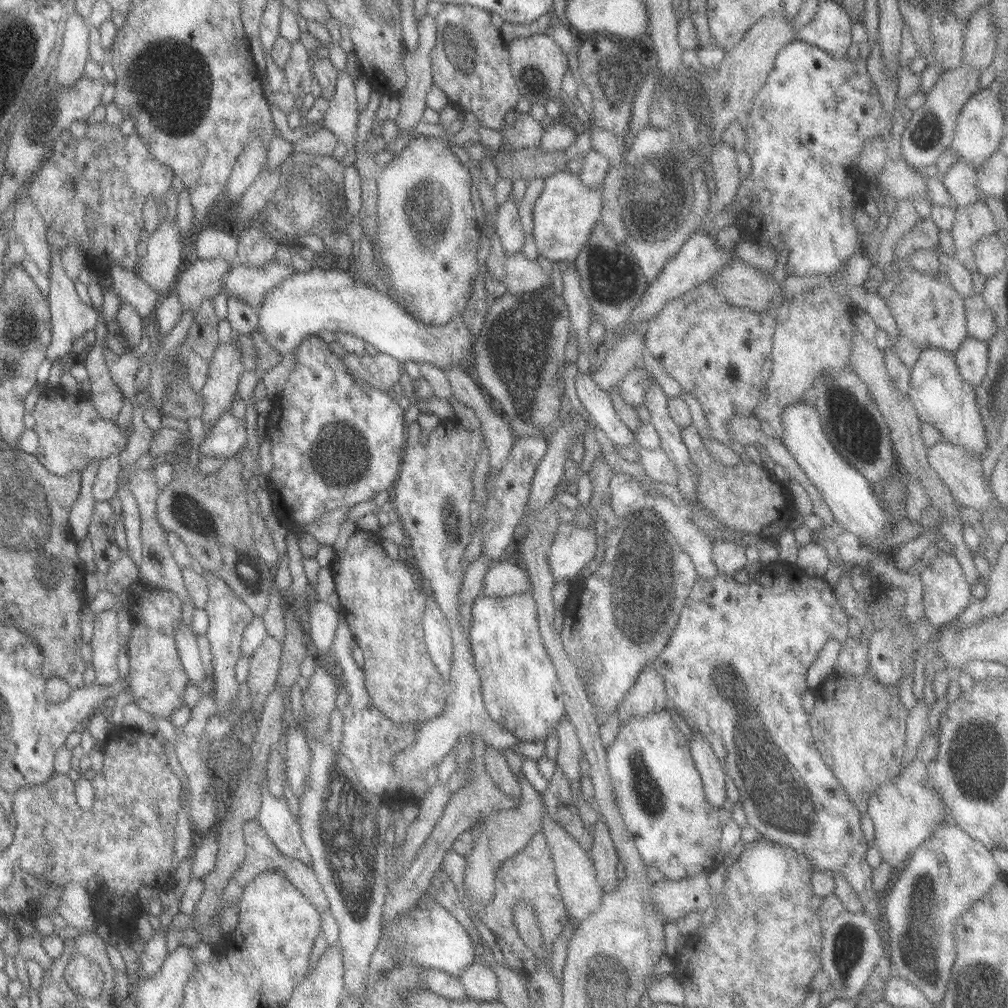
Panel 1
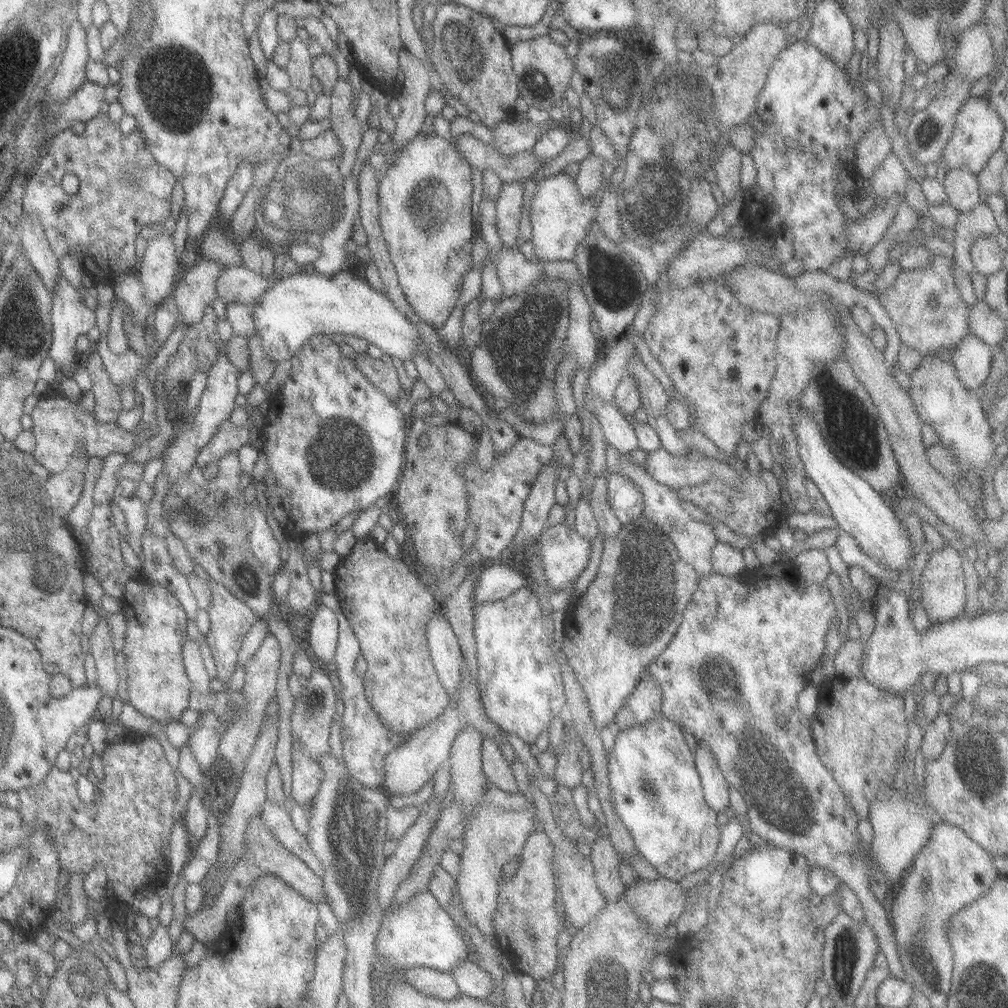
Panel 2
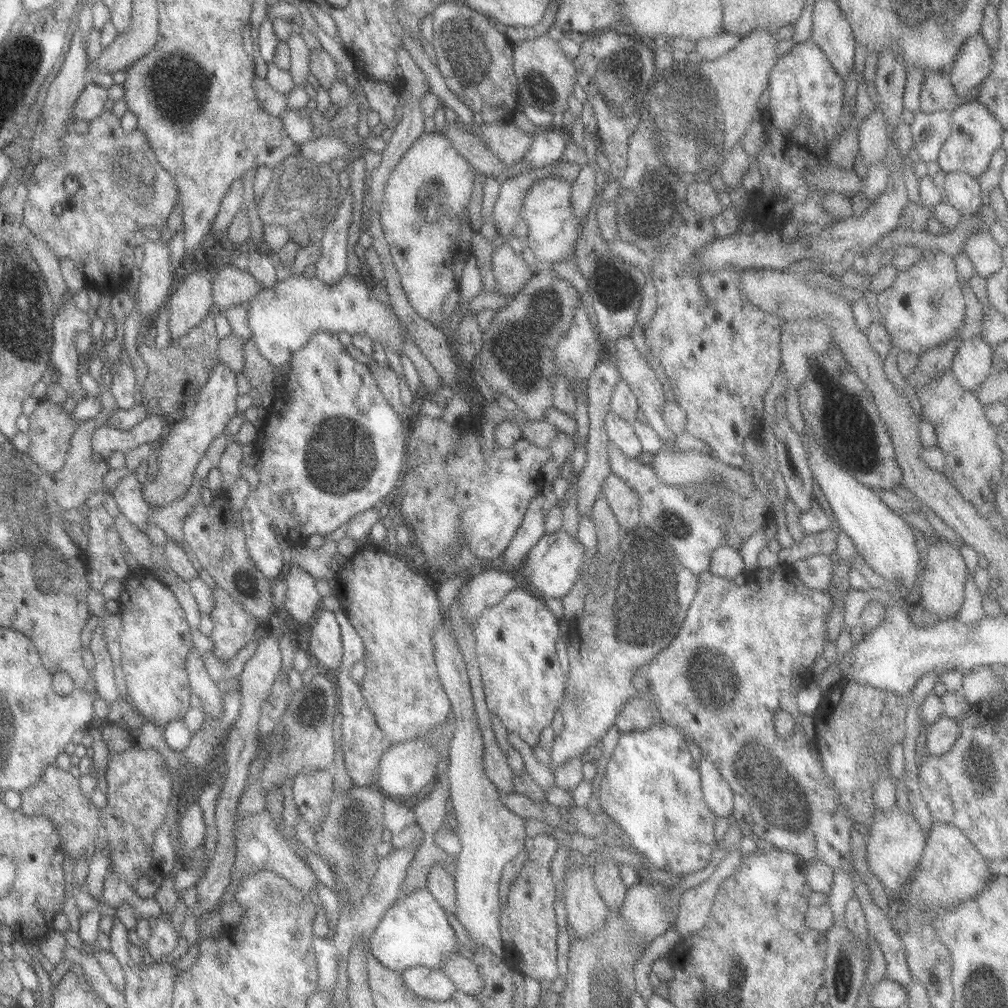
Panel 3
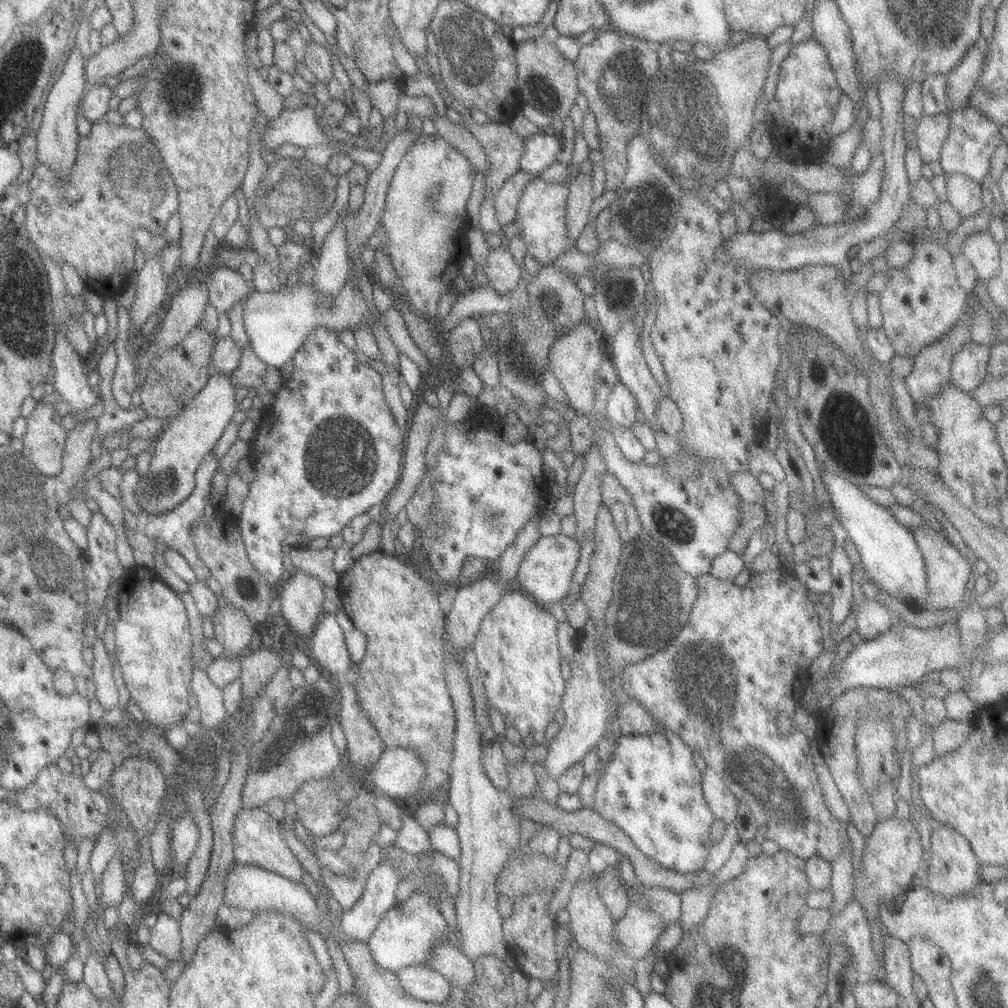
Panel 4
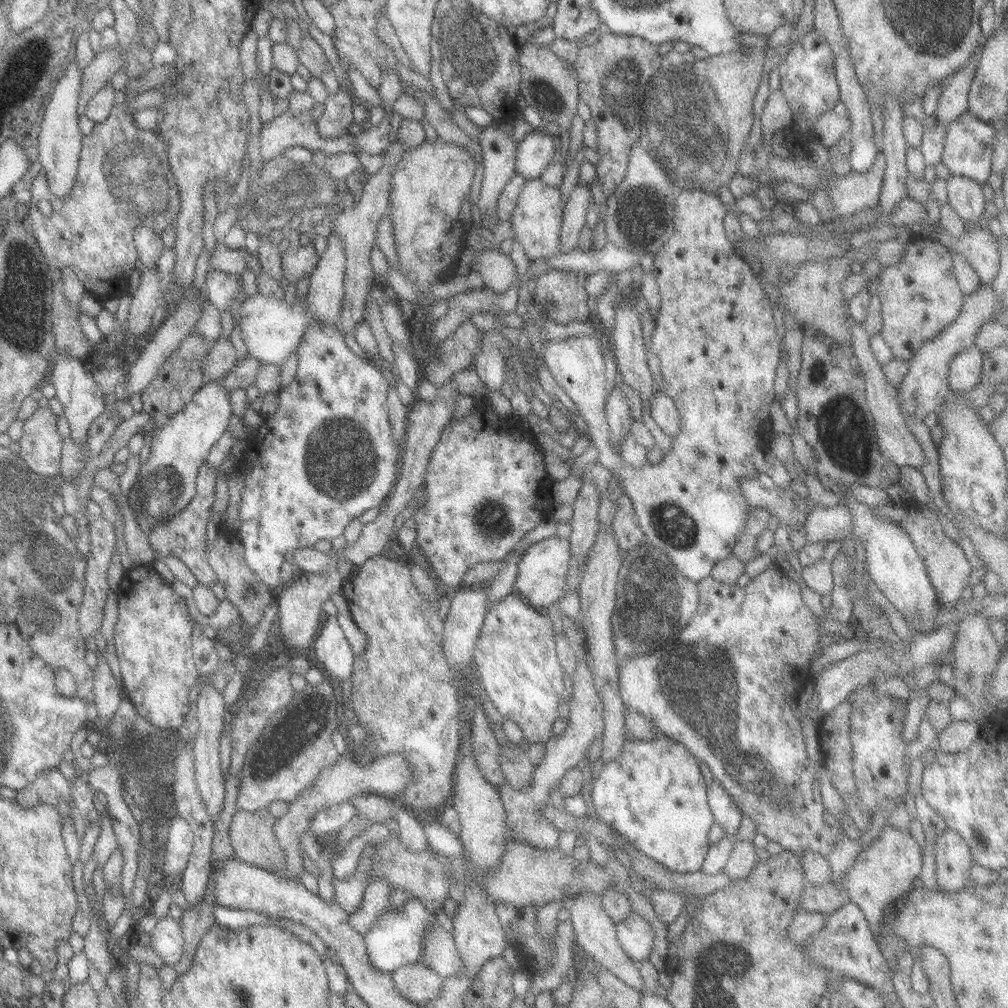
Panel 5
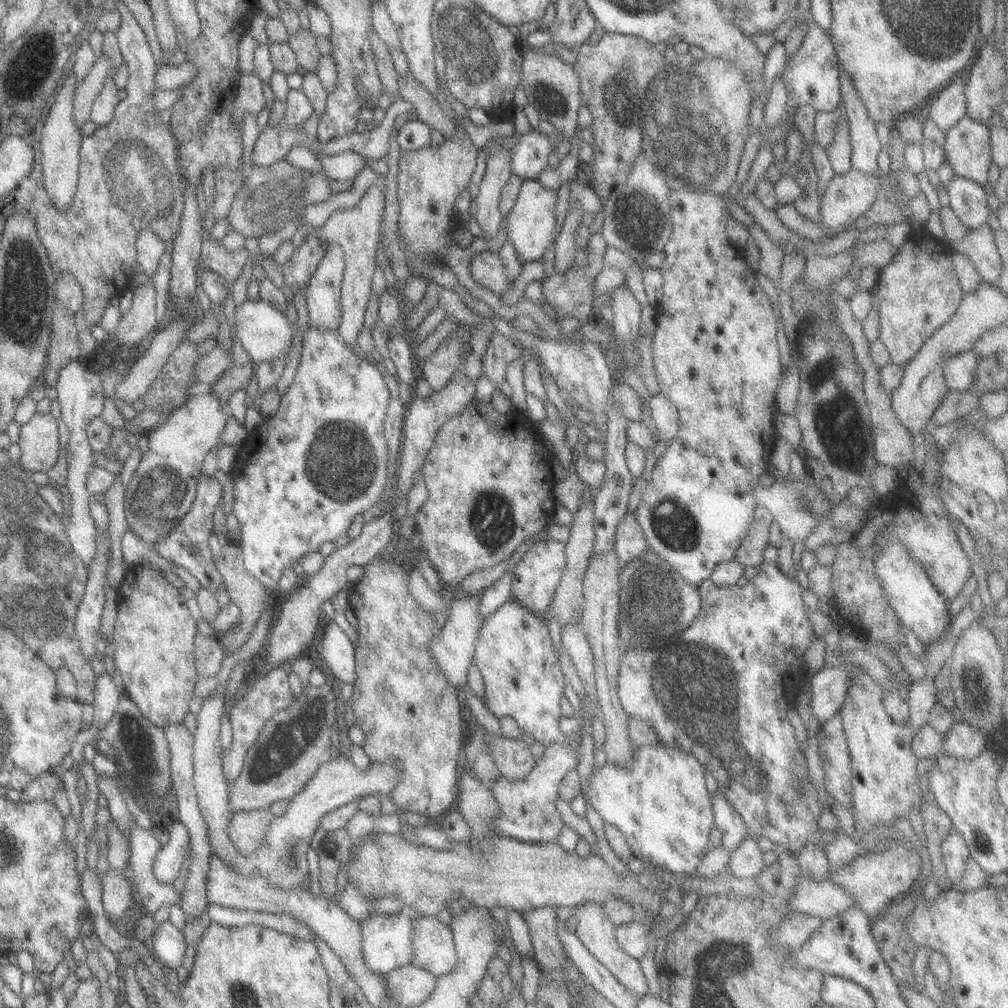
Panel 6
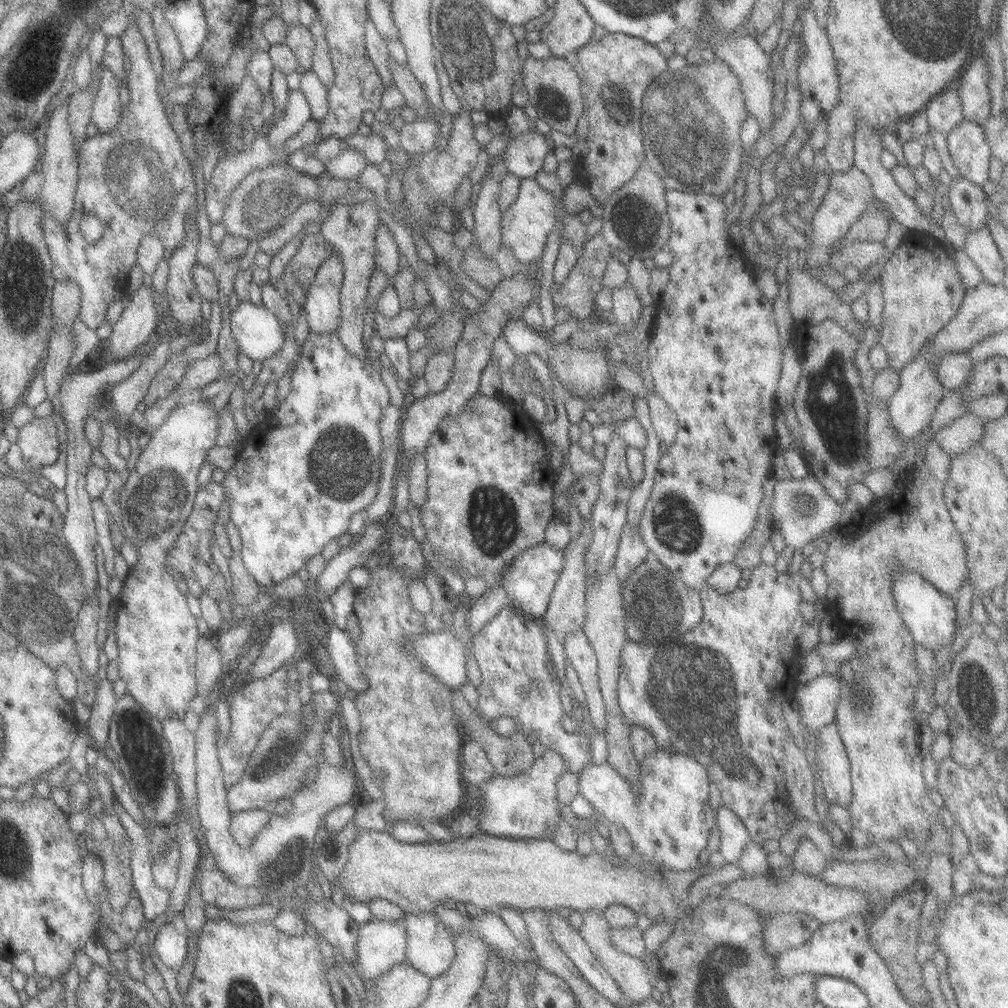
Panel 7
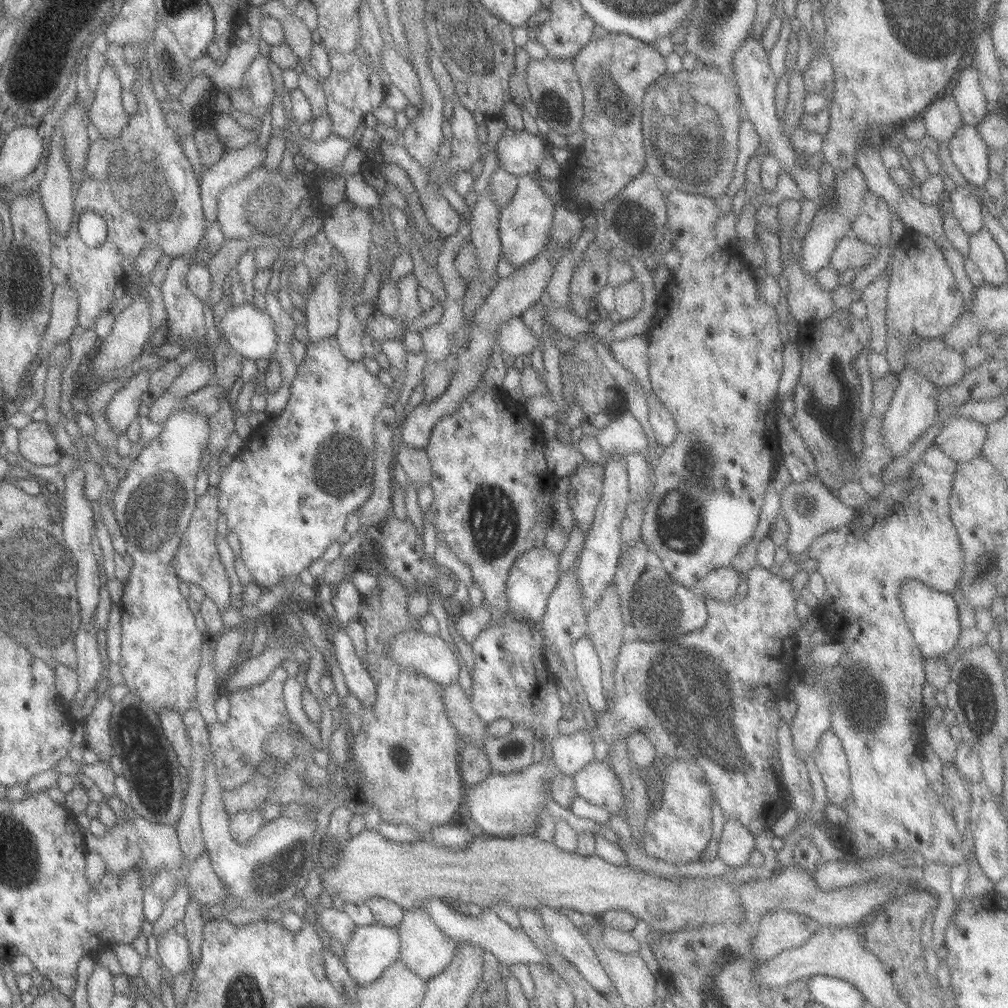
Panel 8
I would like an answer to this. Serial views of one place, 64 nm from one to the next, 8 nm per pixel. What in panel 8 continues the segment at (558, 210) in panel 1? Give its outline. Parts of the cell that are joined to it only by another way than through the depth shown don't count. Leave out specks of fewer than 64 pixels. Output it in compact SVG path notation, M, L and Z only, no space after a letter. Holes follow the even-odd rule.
M532 175L517 177L516 189L513 196L499 209L497 223L500 254L514 268L533 260L547 242L548 230L553 220L555 205L552 200L541 191Z

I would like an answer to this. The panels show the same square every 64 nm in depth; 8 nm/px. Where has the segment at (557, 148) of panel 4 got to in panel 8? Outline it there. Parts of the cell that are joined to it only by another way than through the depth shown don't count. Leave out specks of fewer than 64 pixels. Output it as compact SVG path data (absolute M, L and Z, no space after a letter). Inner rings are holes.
M505 129L494 149L498 166L518 177L529 175L538 168L547 145L540 134L533 136L525 131Z

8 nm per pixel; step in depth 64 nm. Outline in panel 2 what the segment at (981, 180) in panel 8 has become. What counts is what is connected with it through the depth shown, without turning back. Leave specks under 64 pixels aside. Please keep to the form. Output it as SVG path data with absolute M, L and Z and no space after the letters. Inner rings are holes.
M984 96L963 100L953 117L952 131L943 147L938 164L944 165L946 170L964 167L976 175L985 166L987 159L1000 148L999 144L1005 130L999 117Z

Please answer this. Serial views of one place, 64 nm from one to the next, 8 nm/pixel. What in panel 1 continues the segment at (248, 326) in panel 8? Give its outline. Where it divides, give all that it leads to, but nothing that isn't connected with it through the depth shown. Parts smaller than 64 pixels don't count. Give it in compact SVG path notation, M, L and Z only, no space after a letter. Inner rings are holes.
M311 267L307 272L294 271L277 286L265 293L261 306L256 310L256 330L264 334L265 342L282 357L296 350L303 339L319 332L346 332L355 339L371 344L379 353L395 359L395 362L429 363L437 368L459 365L470 373L472 364L472 339L459 316L445 324L429 325L415 320L405 312L389 295L379 289L367 287L351 278L349 272L341 269L321 269Z

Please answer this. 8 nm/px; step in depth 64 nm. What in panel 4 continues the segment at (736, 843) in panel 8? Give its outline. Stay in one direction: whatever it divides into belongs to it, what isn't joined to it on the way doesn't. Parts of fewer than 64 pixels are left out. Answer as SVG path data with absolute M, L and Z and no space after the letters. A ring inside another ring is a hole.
M706 768L700 774L700 787L704 801L714 820L720 820L726 825L735 820L737 800L729 792L722 778L719 778L712 770Z

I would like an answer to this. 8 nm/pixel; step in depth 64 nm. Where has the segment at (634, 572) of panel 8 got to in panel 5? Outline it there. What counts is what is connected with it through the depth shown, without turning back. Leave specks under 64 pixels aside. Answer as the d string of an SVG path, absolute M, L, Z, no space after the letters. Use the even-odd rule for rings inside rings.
M622 493L616 498L615 512L611 529L617 549L623 552L631 551L644 544L644 537L637 525L631 501Z

